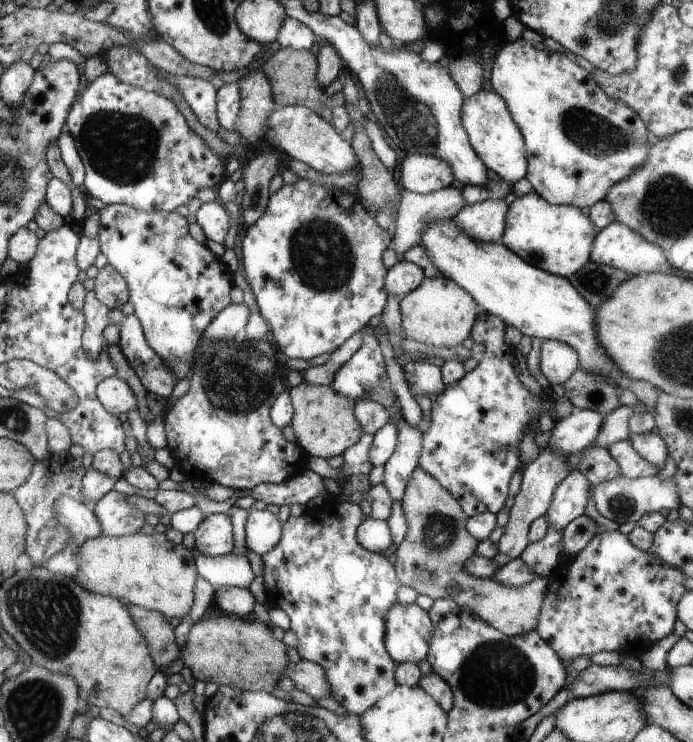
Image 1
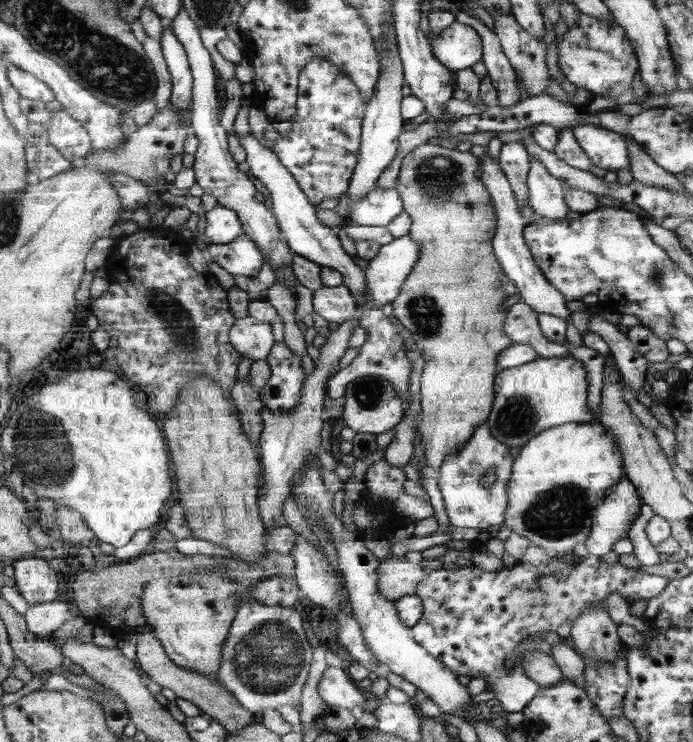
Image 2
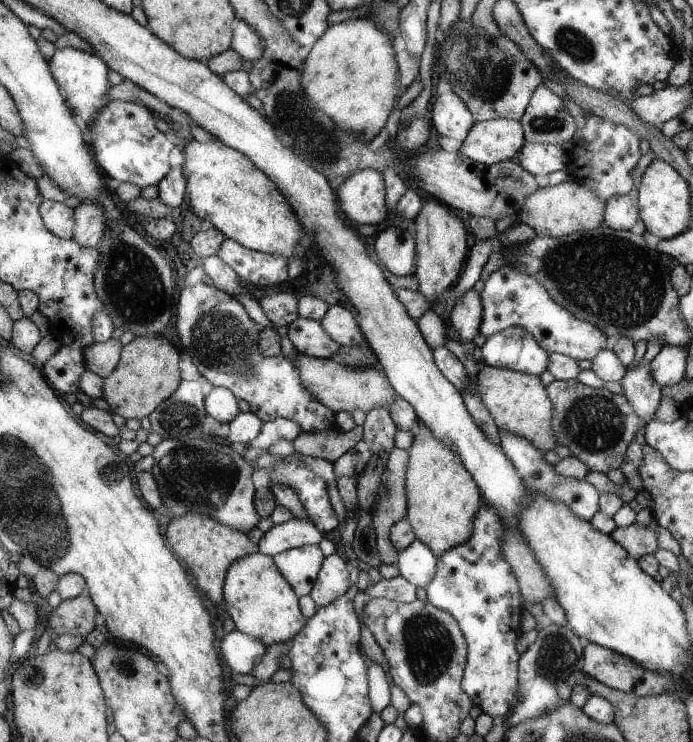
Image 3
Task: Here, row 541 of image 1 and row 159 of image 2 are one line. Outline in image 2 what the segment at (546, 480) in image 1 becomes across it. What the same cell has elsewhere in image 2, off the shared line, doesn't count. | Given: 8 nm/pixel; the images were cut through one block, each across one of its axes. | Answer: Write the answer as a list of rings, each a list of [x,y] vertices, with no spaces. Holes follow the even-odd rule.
[[[519,141],[504,143],[498,154],[498,162],[510,181],[517,205],[528,204],[526,188],[526,177],[530,166],[528,149]]]

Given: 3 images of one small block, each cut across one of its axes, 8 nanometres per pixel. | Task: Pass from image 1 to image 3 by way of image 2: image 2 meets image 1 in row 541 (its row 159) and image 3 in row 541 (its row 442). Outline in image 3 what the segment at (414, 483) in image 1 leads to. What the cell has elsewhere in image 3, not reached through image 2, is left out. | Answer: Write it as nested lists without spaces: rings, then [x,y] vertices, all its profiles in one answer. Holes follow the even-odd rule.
[[[420,423],[420,432],[414,436],[414,443],[409,449],[410,460],[406,468],[405,492],[408,506],[406,506],[408,520],[417,540],[426,544],[436,556],[444,556],[448,550],[455,549],[456,546],[464,545],[474,536],[475,516],[478,514],[482,496],[480,496],[479,486],[472,480],[471,472],[460,462],[459,455],[444,446],[432,430]]]

